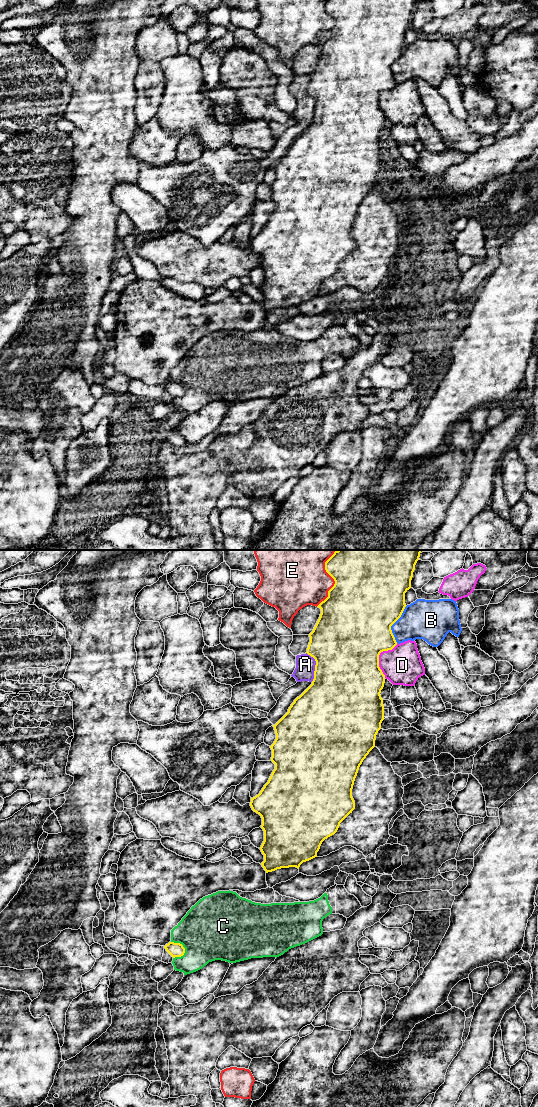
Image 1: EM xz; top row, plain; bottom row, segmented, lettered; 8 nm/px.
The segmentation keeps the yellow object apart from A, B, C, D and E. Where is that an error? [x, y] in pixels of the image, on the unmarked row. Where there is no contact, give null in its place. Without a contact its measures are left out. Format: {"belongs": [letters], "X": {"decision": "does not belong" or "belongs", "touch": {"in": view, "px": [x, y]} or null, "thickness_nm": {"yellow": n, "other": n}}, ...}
{"belongs": [], "A": {"decision": "does not belong", "touch": {"in": "xz", "px": [315, 106]}, "thickness_nm": {"yellow": 500, "other": 160}}, "B": {"decision": "does not belong", "touch": {"in": "xz", "px": [393, 63]}, "thickness_nm": {"yellow": 500, "other": 320}}, "C": {"decision": "does not belong", "touch": {"in": "xz", "px": [182, 385]}, "thickness_nm": {"yellow": 110, "other": 460}}, "D": {"decision": "does not belong", "touch": {"in": "xz", "px": [378, 97]}, "thickness_nm": {"yellow": 500, "other": 320}}, "E": {"decision": "does not belong", "touch": {"in": "xz", "px": [334, 24]}, "thickness_nm": {"yellow": 500, "other": 360}}}

